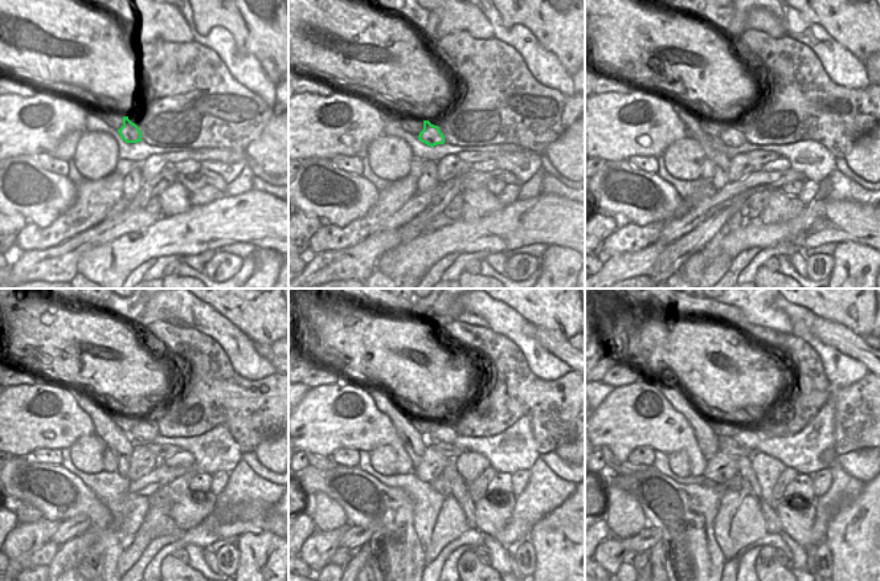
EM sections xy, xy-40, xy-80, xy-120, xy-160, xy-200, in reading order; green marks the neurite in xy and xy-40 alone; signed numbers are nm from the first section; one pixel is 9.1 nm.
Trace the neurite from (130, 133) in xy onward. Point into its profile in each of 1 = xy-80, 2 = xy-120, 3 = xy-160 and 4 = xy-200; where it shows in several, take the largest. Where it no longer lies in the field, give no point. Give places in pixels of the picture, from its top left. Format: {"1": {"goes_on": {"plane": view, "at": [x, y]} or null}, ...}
{"1": {"goes_on": {"plane": "xy-80", "at": [732, 136]}}, "2": {"goes_on": {"plane": "xy-120", "at": [144, 430]}}, "3": {"goes_on": {"plane": "xy-160", "at": [445, 433]}}, "4": {"goes_on": {"plane": "xy-200", "at": [745, 437]}}}

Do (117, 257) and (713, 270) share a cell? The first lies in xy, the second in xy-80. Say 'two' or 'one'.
two

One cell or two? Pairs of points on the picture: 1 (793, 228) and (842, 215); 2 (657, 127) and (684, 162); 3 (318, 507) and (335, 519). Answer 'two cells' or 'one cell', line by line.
1: one cell
2: two cells
3: one cell

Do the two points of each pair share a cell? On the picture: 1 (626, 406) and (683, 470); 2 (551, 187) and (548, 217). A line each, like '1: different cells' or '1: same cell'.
1: different cells
2: different cells

